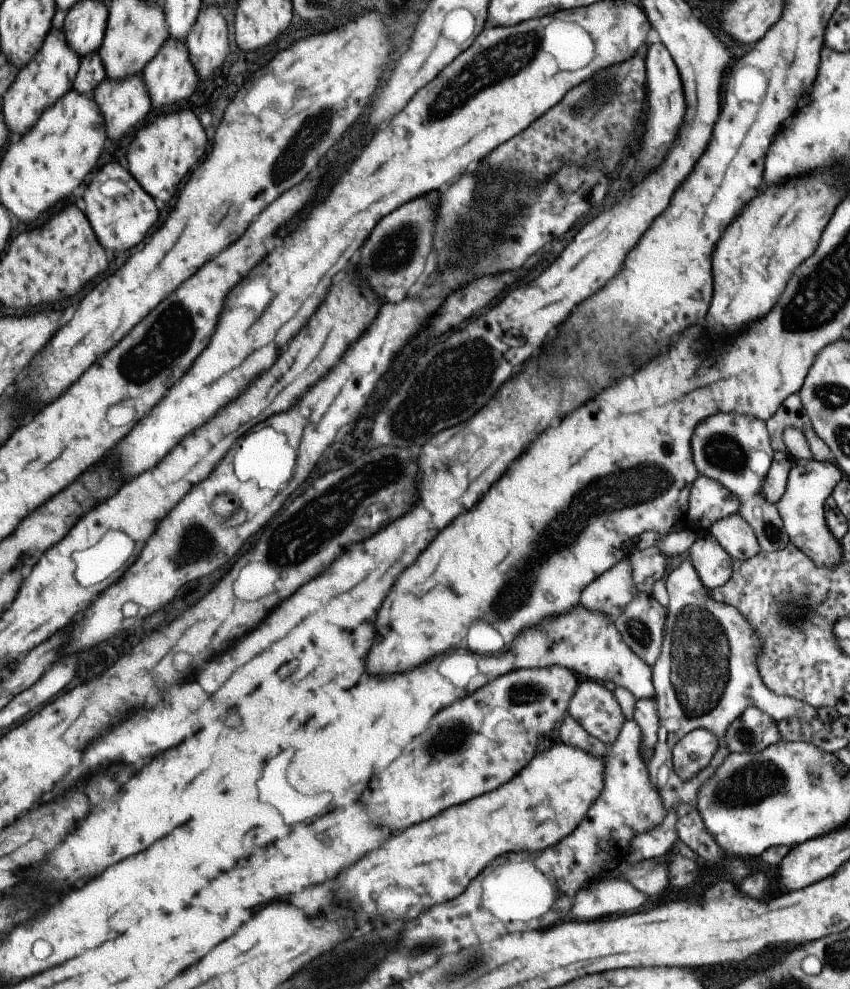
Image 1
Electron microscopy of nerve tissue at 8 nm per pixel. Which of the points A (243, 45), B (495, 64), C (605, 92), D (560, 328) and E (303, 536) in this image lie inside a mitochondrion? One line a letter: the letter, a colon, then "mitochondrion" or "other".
A: other
B: mitochondrion
C: mitochondrion
D: other
E: mitochondrion

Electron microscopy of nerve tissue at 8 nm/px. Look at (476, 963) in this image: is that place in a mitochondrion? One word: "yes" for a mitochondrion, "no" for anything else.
yes

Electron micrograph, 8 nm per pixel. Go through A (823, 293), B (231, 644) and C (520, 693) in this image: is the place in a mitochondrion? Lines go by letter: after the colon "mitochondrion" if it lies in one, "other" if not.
A: mitochondrion
B: other
C: mitochondrion

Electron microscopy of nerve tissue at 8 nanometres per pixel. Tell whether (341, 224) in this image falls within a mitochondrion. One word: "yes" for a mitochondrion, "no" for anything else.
no

